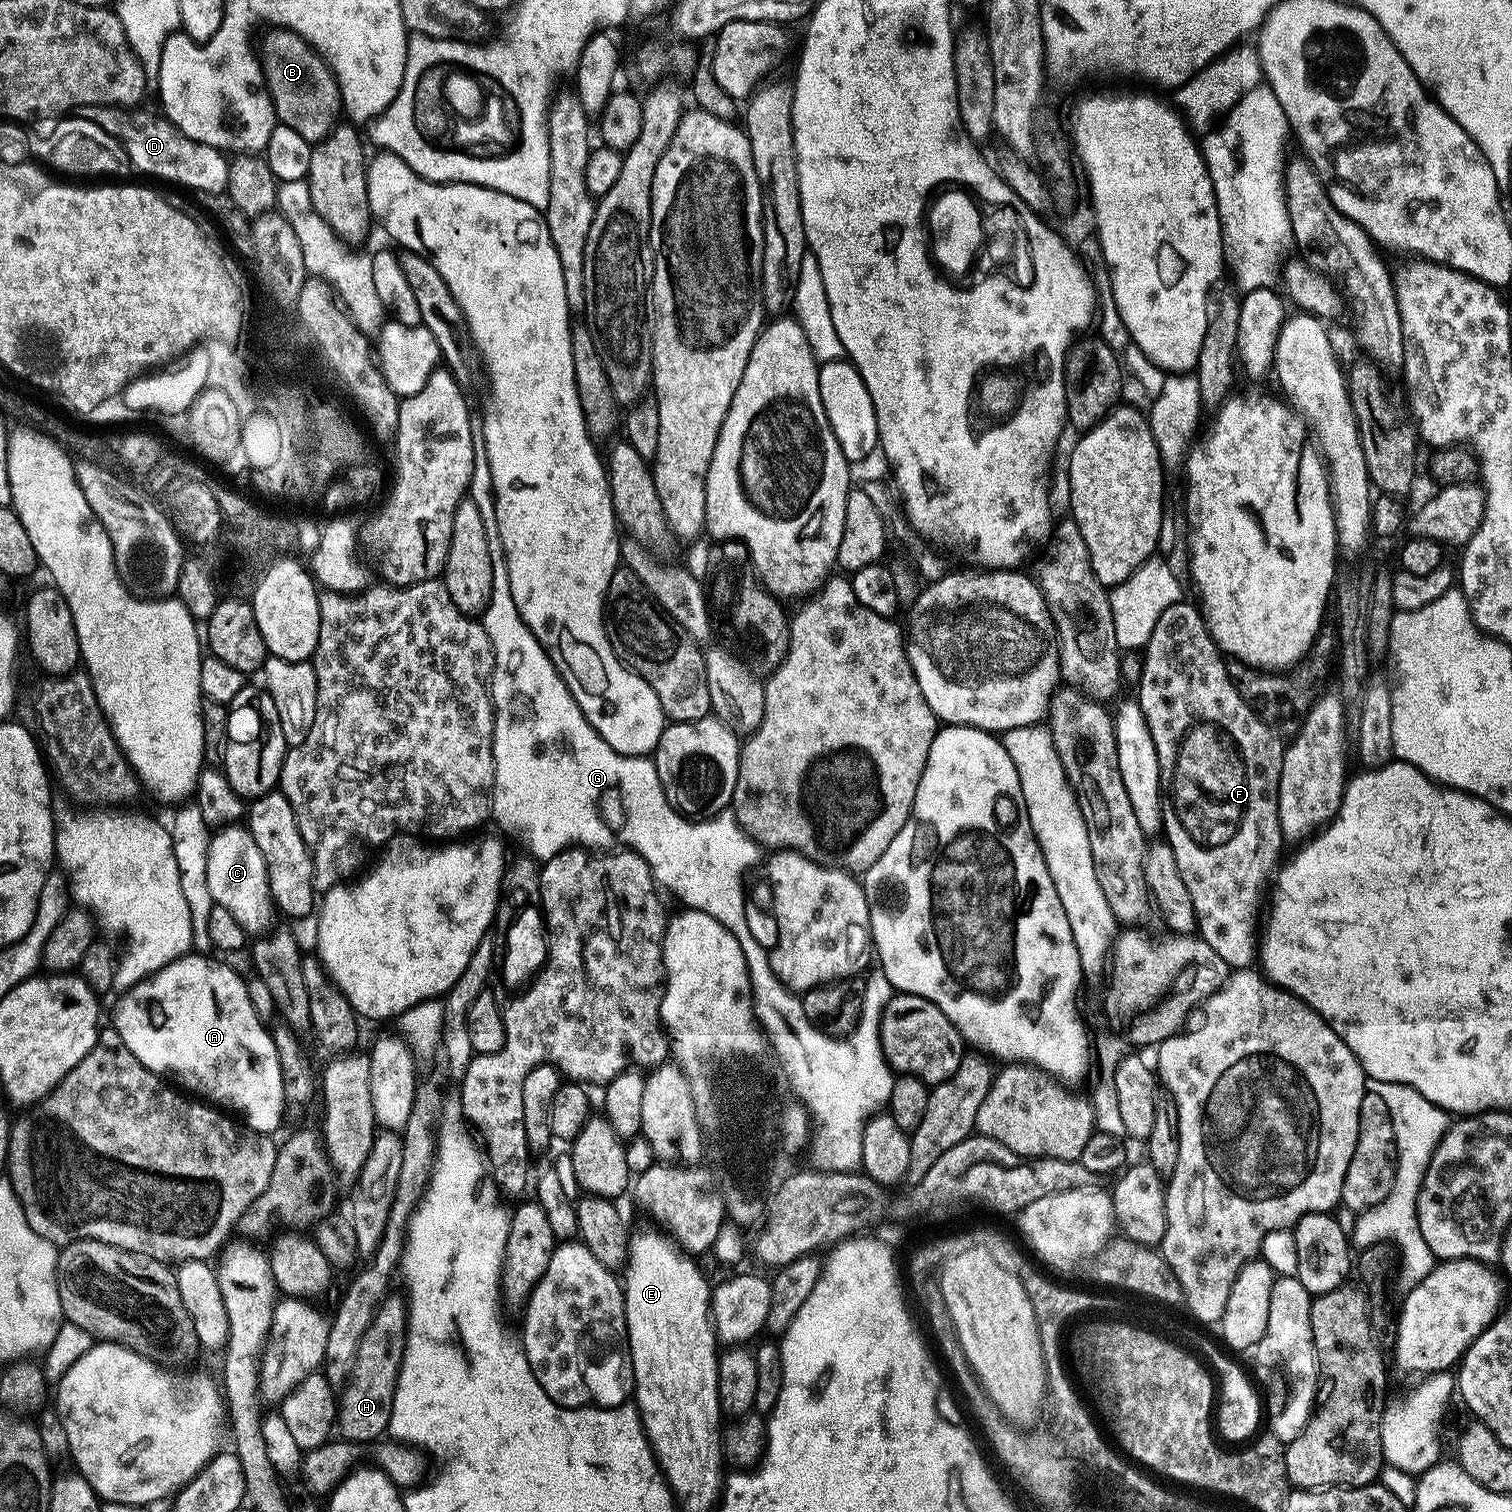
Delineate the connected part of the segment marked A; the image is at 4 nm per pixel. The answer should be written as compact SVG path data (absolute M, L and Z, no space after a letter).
M211 955L181 956L153 976L138 981L119 997L114 1027L122 1042L126 1042L126 1050L130 1050L142 1066L157 1076L173 1076L181 1089L189 1088L184 1090L193 1097L235 1114L253 1132L276 1134L280 1119L286 1113L278 1050L272 1041L271 1031L261 1022L258 1014L254 1014L254 1006L250 1006L245 977L239 976L230 965L219 959L212 959Z

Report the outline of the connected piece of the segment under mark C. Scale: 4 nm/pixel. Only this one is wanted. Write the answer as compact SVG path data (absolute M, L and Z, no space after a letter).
M229 826L211 837L206 873L214 904L230 910L231 917L249 937L263 937L273 927L272 915L277 915L278 909L272 903L266 861L247 827Z

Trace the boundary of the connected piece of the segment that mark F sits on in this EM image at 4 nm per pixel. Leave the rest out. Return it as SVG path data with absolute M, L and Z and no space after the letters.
M1179 602L1167 606L1154 625L1153 633L1142 648L1144 669L1138 685L1138 703L1146 718L1146 726L1150 726L1150 738L1154 738L1154 750L1158 750L1158 770L1160 771L1160 805L1164 811L1163 835L1166 843L1174 850L1174 862L1178 862L1178 874L1182 874L1182 882L1186 882L1186 890L1190 893L1190 902L1194 902L1196 926L1201 940L1206 941L1210 950L1215 950L1218 958L1228 964L1229 969L1252 968L1258 956L1258 925L1262 920L1262 909L1266 904L1266 893L1270 881L1277 871L1280 860L1280 847L1286 844L1280 819L1278 818L1278 782L1282 774L1282 758L1284 757L1285 741L1276 737L1277 729L1273 725L1262 722L1256 712L1243 700L1231 680L1229 666L1224 665L1225 653L1214 642L1204 623L1204 613L1195 603Z

